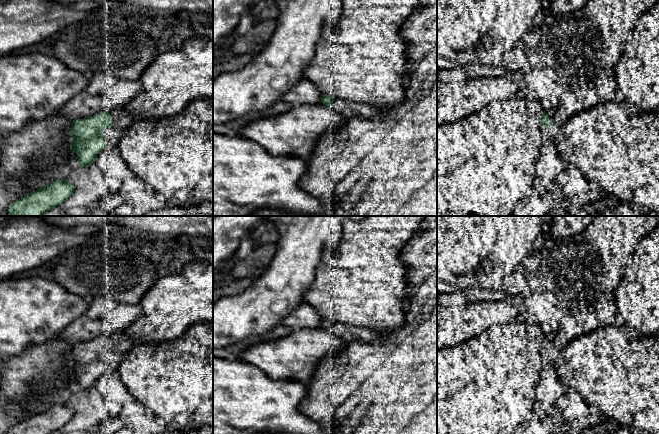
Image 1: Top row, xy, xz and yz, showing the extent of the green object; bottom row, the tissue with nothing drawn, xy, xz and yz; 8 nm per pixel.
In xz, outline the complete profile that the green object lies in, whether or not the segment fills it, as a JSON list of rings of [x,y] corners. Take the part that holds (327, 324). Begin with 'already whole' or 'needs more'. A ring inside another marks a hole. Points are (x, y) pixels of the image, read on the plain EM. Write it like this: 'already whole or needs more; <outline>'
needs more; [[[326,318],[322,319],[321,325],[325,330],[330,330],[344,342],[371,342],[379,338],[377,330],[365,327],[355,327],[344,323],[336,323],[333,320],[328,320]]]

